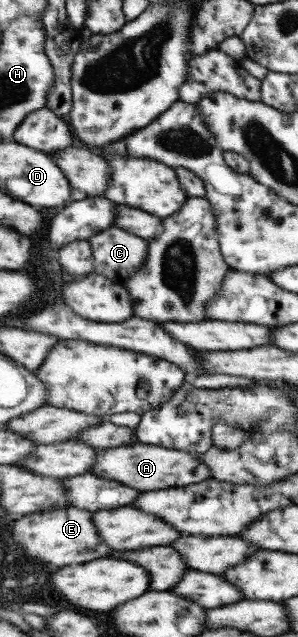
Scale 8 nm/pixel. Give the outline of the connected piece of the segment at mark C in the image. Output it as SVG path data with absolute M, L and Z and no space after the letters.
M116 225L97 232L90 242L95 271L119 285L125 286L149 256L149 241Z

